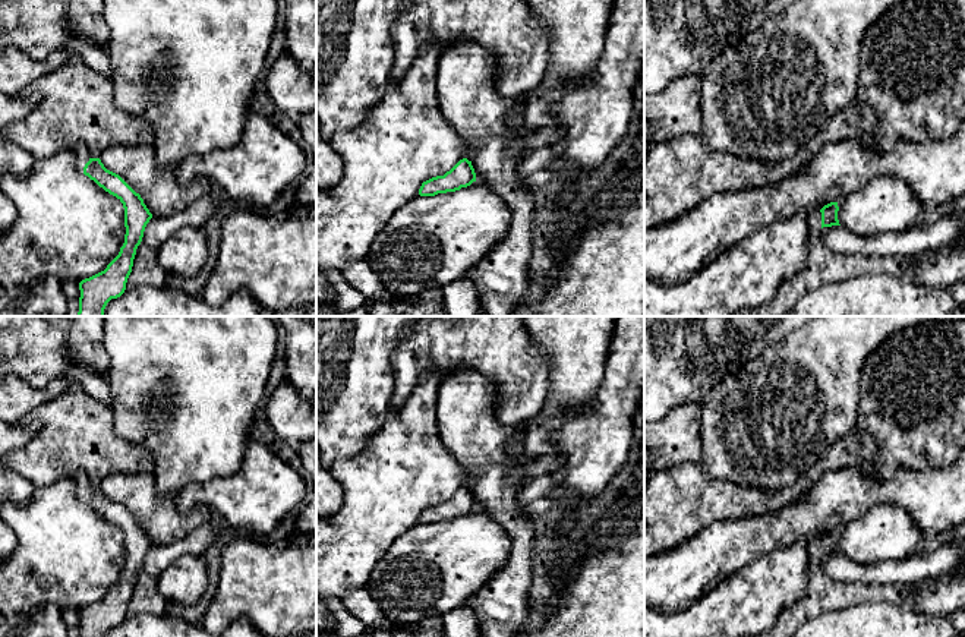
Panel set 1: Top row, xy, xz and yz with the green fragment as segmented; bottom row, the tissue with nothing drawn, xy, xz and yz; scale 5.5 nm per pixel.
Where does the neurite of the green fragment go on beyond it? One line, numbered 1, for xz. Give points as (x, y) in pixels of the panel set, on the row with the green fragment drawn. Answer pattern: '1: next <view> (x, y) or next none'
1: next none

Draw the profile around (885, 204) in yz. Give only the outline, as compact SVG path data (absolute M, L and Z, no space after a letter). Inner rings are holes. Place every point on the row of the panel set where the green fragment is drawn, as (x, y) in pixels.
M893 176L870 177L838 206L839 224L858 237L905 231L924 212L911 187Z

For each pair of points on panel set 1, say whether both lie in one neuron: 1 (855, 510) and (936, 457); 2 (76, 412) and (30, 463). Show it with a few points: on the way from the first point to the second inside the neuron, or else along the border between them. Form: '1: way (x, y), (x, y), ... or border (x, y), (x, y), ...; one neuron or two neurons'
1: border (949, 463), (940, 467), (929, 467); two neurons
2: way (68, 425), (43, 450); one neuron

